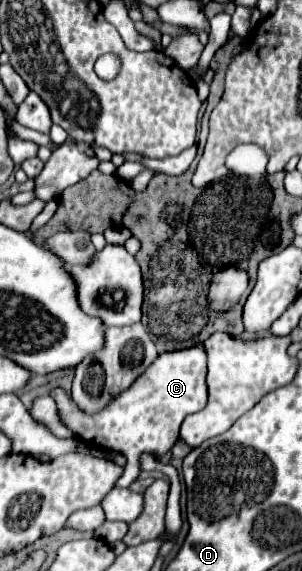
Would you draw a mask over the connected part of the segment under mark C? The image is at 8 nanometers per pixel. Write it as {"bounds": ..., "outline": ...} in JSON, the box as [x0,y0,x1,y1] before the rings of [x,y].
{"bounds":[50,345,208,487],"outline":[[[204,345],[192,349],[180,349],[176,353],[162,353],[156,361],[144,369],[144,373],[124,391],[114,397],[100,413],[84,413],[62,387],[54,387],[50,397],[56,401],[60,421],[82,441],[100,449],[122,453],[128,463],[118,479],[118,487],[128,487],[140,475],[140,455],[150,453],[154,457],[166,455],[178,441],[178,429],[186,415],[204,409],[208,399],[206,389],[206,351]]]}

